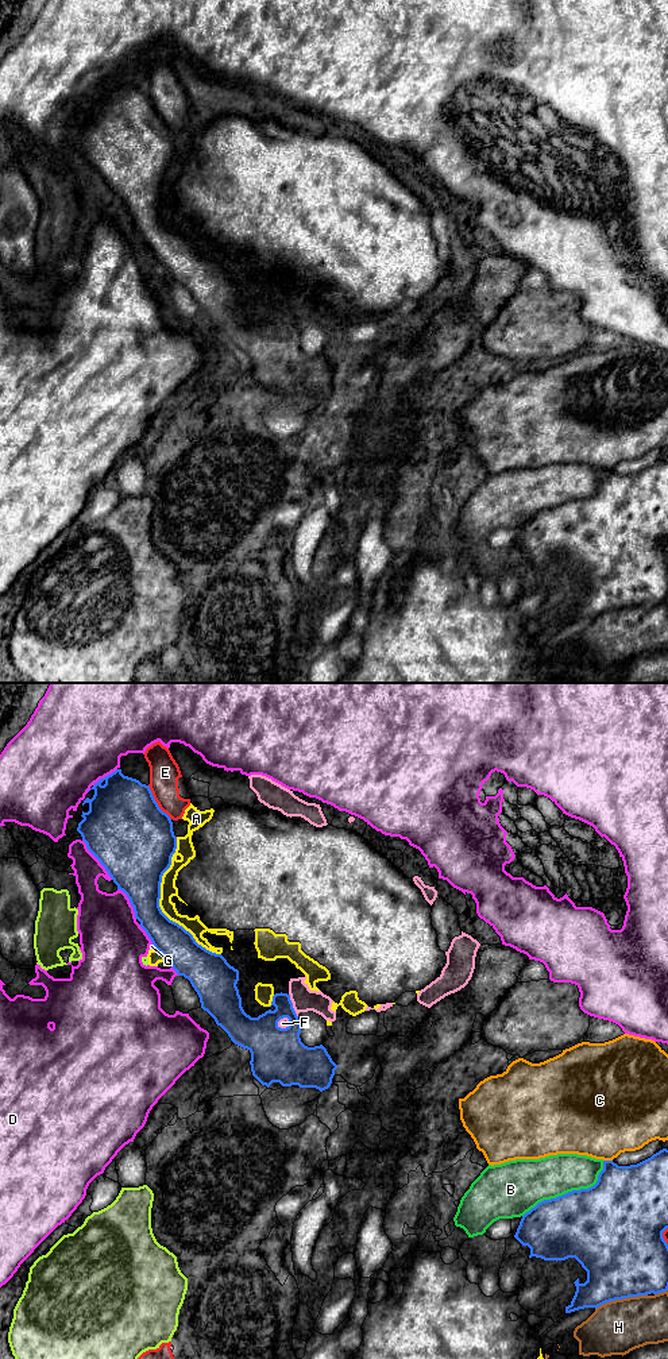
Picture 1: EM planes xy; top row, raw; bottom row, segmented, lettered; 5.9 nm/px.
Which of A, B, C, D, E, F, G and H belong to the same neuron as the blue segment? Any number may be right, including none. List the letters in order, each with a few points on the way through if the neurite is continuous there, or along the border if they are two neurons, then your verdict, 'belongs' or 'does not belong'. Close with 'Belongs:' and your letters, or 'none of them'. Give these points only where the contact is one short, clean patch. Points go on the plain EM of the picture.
A: does not belong
B: does not belong
C: does not belong
D: does not belong
E: does not belong
F: along xy (289, 302), (297, 325) | does not belong
G: does not belong
H: does not belong
Belongs: none of them

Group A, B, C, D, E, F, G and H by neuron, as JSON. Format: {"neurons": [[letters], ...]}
{"neurons": [["A"], ["B"], ["C"], ["D"], ["E"], ["F"], ["G"], ["H"]]}

